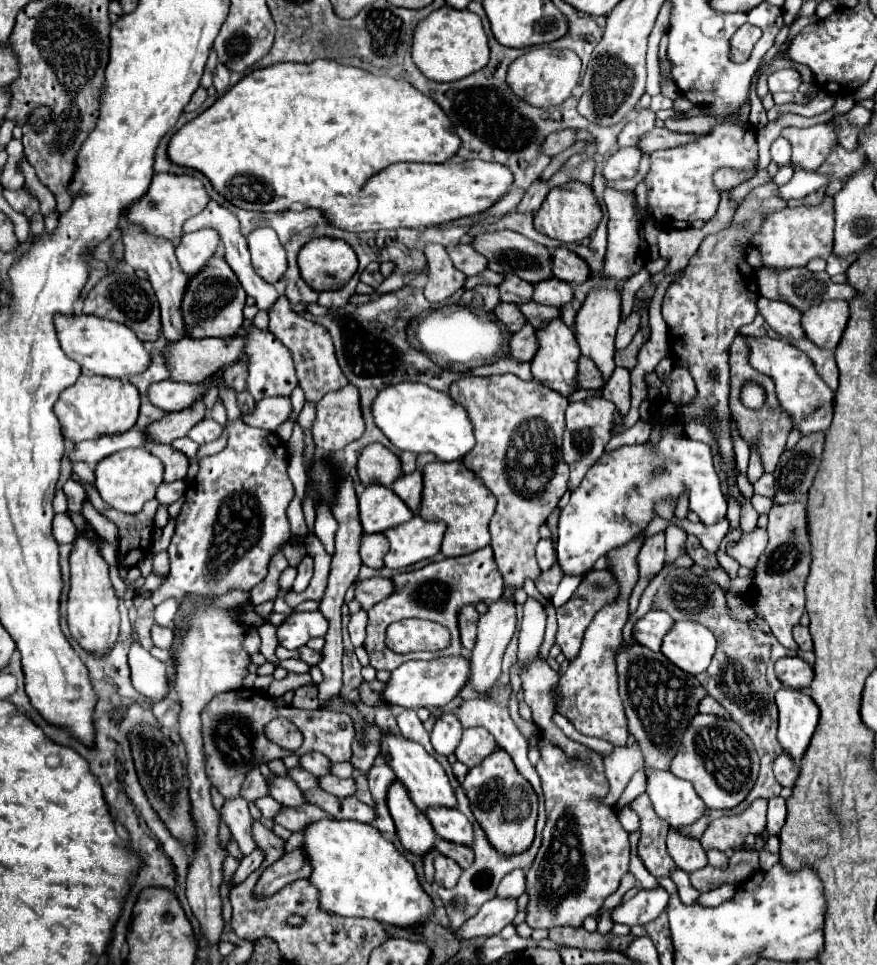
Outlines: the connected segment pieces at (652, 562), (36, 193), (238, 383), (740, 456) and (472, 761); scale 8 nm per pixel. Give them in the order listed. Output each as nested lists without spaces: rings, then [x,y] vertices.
[[[658,532],[650,538],[646,538],[640,554],[638,554],[638,568],[640,568],[640,580],[629,599],[629,615],[634,614],[638,608],[638,600],[644,592],[644,588],[650,582],[650,576],[658,574],[664,566],[664,532]]]
[[[24,160],[24,166],[22,166],[22,172],[24,172],[24,178],[26,178],[26,190],[40,202],[40,212],[41,214],[49,214],[52,210],[56,209],[56,198],[54,194],[38,180],[34,168]]]
[[[244,356],[244,360],[238,360],[236,364],[232,364],[224,370],[226,384],[232,386],[236,392],[246,388],[246,364],[244,362],[246,362],[246,356]]]
[[[732,422],[732,438],[734,438],[734,452],[736,452],[738,472],[740,472],[740,474],[746,474],[748,460],[750,460],[750,448],[748,448],[748,444],[744,444],[744,440],[736,434],[736,426],[734,426],[734,422]]]
[[[466,728],[454,754],[462,764],[472,768],[480,764],[486,756],[490,756],[494,750],[496,742],[494,738],[490,738],[490,732],[486,728]]]

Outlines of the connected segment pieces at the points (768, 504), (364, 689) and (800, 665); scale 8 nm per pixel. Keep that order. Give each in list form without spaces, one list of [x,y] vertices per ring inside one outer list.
[[[754,494],[754,498],[752,498],[752,506],[754,506],[754,510],[756,510],[758,514],[768,514],[770,508],[774,506],[774,502],[772,502],[770,498],[764,498],[764,496]]]
[[[374,680],[374,682],[362,682],[360,686],[360,698],[364,704],[368,706],[384,706],[386,702],[382,702],[382,690],[386,688],[384,682]]]
[[[784,656],[784,658],[776,660],[774,672],[776,672],[776,678],[784,686],[798,688],[798,690],[808,688],[814,678],[814,670],[798,656]]]

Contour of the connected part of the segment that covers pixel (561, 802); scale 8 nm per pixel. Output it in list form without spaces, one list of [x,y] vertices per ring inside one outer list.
[[[528,598],[518,632],[518,660],[532,660],[520,678],[524,700],[532,708],[532,720],[542,732],[536,746],[540,752],[536,772],[542,780],[548,814],[542,846],[526,874],[526,892],[530,894],[526,922],[532,928],[554,928],[564,924],[580,926],[586,916],[596,914],[602,902],[618,890],[620,878],[628,872],[630,864],[628,832],[618,822],[616,810],[602,802],[602,798],[608,794],[604,758],[588,746],[566,738],[552,720],[552,716],[558,712],[558,698],[554,694],[558,674],[546,662],[536,660],[544,638],[544,628],[546,612],[542,604]]]

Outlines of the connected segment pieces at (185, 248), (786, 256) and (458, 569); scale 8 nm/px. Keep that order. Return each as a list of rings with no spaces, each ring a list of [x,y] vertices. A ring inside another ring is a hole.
[[[202,228],[192,234],[184,234],[180,246],[176,248],[176,256],[180,262],[180,268],[194,276],[202,270],[202,266],[208,262],[208,258],[216,252],[220,244],[220,236],[212,228]]]
[[[824,196],[816,206],[798,206],[784,208],[780,212],[764,214],[762,228],[750,240],[750,246],[760,250],[762,266],[772,272],[782,272],[790,268],[804,268],[810,260],[822,258],[828,260],[832,254],[832,236],[834,236],[834,198]]]
[[[486,546],[478,552],[466,554],[466,556],[458,556],[458,558],[444,558],[440,562],[430,562],[428,566],[420,568],[420,570],[412,570],[412,572],[402,572],[402,574],[394,574],[392,576],[396,590],[392,596],[388,596],[386,600],[378,602],[370,612],[368,612],[368,626],[366,626],[366,642],[364,648],[370,656],[370,664],[376,670],[394,670],[400,664],[404,664],[406,660],[430,660],[434,656],[448,656],[448,654],[462,654],[462,644],[460,644],[460,634],[458,634],[458,610],[464,604],[476,604],[480,600],[484,602],[492,602],[500,598],[500,590],[502,590],[502,576],[496,568],[494,562],[494,554],[492,548]],[[404,618],[426,618],[432,622],[438,622],[442,626],[446,626],[450,630],[450,646],[446,650],[440,652],[414,652],[414,654],[394,654],[390,652],[390,648],[386,646],[386,628],[392,622],[404,620]]]

